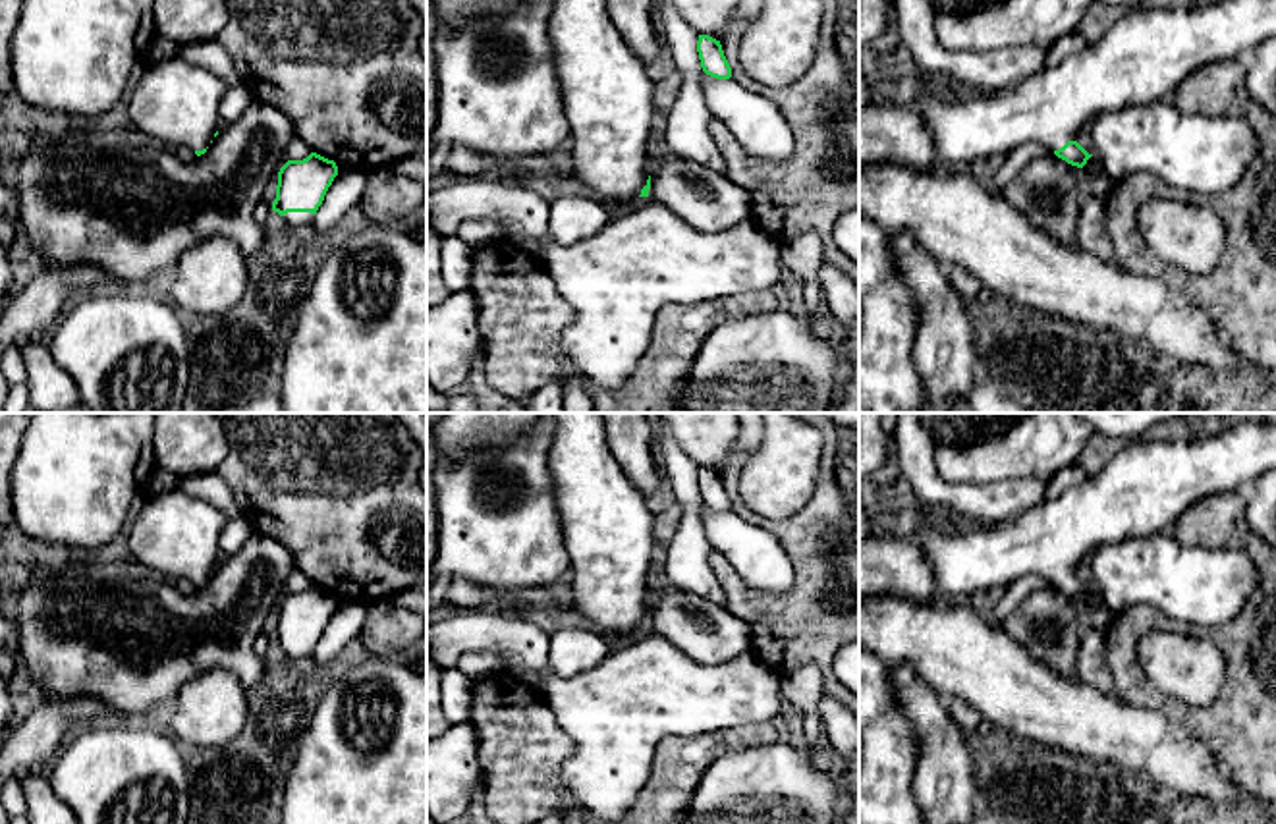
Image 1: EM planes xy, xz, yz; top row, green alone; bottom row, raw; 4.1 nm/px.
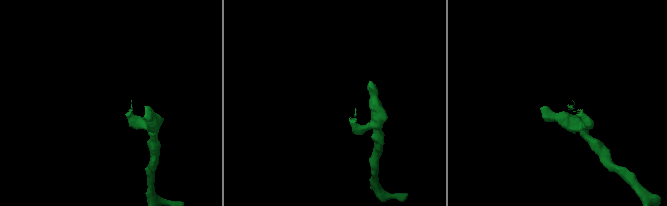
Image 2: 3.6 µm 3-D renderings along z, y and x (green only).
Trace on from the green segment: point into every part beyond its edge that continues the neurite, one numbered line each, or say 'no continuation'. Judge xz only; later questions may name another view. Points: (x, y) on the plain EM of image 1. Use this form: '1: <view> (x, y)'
1: xz (609, 531)

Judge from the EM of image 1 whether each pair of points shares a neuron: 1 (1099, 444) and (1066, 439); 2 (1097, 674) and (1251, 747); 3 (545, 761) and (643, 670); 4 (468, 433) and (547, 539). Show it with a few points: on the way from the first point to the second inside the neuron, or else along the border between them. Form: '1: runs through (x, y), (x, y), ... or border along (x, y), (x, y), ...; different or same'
1: border along (1095, 435), (1076, 462); different
2: border along (1105, 635), (1110, 691); different
3: border along (543, 699), (574, 747), (562, 765), (564, 782); different
4: border along (522, 435), (510, 444), (483, 446), (446, 464); different

